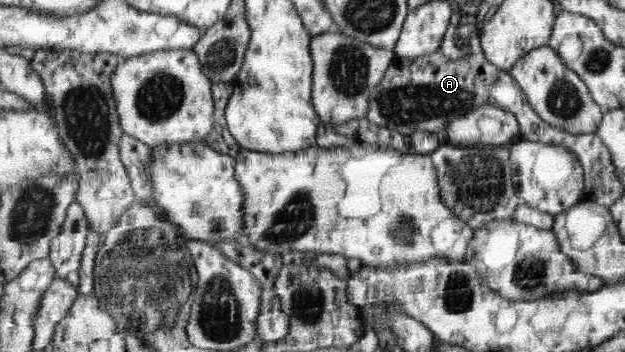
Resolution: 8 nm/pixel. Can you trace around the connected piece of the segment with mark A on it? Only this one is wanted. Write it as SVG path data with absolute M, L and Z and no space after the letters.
M474 23L469 33L472 50L460 59L450 59L440 52L414 58L396 56L380 85L372 91L367 116L369 121L383 129L396 131L404 139L418 129L441 134L456 117L486 104L503 107L515 114L519 119L522 139L562 145L570 133L540 117L511 73L500 70L486 58L480 33L479 25Z

